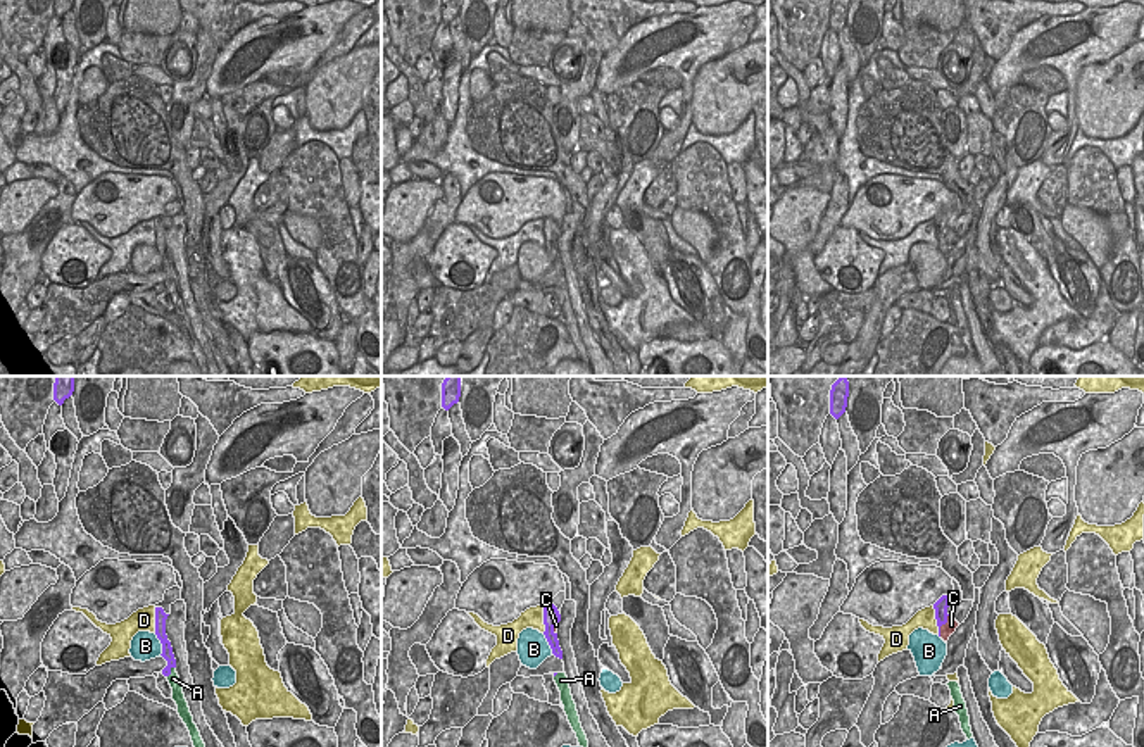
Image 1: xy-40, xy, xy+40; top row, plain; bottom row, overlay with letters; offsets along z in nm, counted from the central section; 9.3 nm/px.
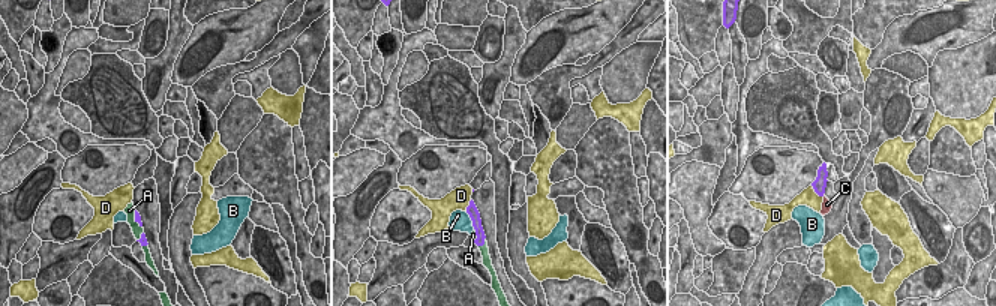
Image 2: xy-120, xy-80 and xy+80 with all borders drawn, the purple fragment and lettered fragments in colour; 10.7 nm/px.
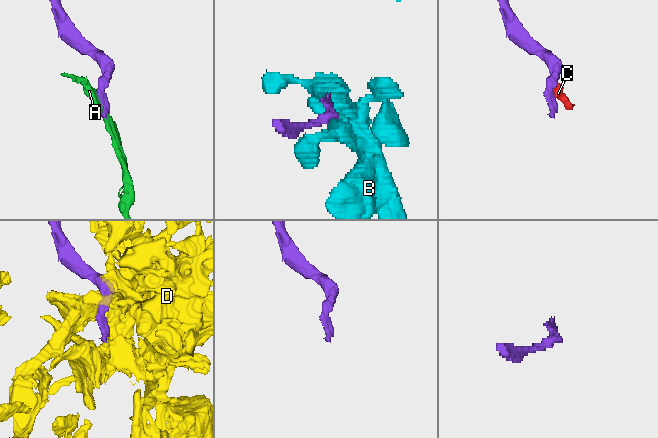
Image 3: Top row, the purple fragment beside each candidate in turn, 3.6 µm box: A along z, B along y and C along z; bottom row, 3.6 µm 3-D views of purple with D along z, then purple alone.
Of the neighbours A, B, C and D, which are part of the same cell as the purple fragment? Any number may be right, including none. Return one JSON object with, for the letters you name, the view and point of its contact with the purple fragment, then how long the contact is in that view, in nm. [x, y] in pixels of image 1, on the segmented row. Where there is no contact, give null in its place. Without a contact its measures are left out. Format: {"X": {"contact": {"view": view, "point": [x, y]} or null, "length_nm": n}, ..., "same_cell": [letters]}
{"same_cell": []}

